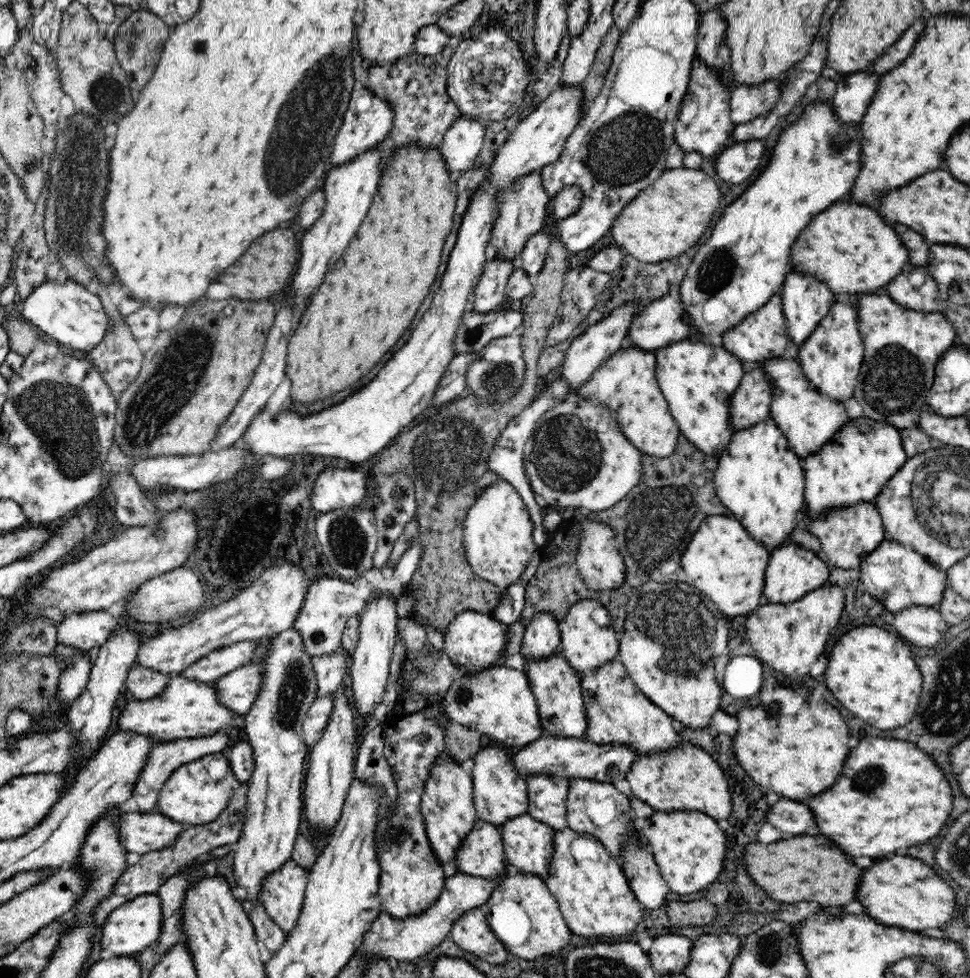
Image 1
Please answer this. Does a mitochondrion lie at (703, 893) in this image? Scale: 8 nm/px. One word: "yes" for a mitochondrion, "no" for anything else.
no

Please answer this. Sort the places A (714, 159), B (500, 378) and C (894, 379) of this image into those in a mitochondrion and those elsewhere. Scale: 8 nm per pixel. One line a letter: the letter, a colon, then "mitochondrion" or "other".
A: other
B: mitochondrion
C: mitochondrion

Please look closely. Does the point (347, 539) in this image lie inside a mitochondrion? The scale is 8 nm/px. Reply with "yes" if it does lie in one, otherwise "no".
yes

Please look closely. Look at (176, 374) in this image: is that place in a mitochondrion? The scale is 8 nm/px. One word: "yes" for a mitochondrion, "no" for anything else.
yes

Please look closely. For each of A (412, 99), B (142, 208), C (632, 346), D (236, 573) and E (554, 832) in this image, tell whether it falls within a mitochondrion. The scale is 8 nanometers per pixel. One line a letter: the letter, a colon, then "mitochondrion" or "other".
A: other
B: other
C: other
D: other
E: other

